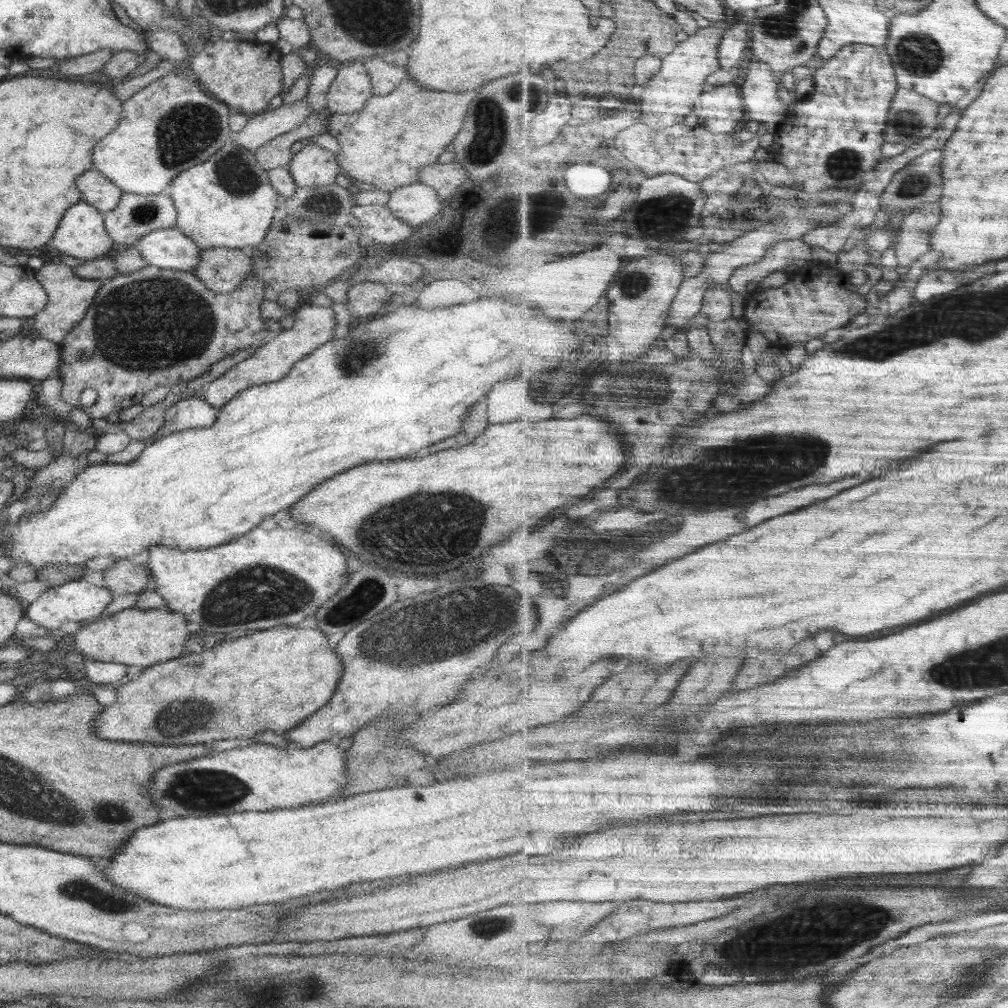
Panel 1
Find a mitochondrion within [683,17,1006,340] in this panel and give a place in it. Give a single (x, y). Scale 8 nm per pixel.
(918, 59)

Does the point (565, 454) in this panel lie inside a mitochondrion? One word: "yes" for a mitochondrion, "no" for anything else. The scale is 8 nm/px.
no

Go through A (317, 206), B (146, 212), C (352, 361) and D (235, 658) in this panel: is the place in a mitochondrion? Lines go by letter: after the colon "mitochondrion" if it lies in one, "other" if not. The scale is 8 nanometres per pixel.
A: mitochondrion
B: mitochondrion
C: mitochondrion
D: other

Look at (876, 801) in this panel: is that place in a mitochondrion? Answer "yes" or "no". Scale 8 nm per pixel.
no

